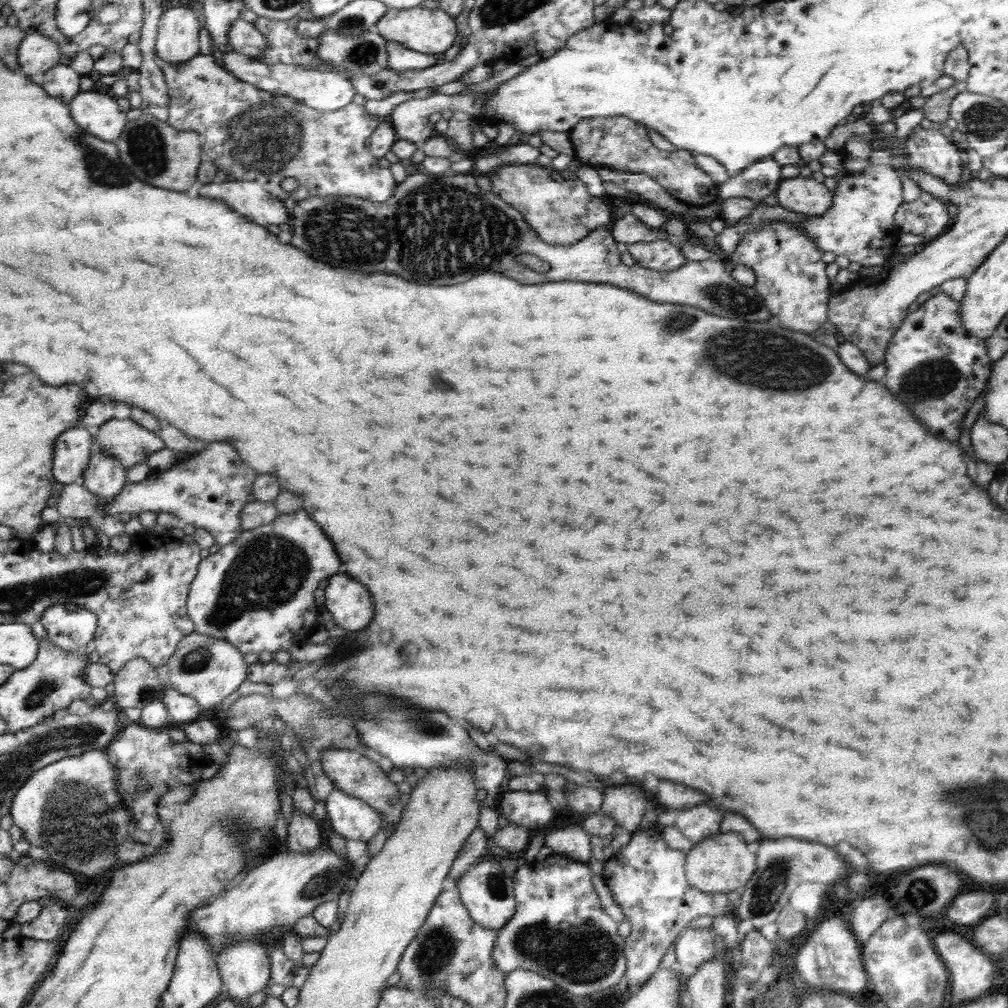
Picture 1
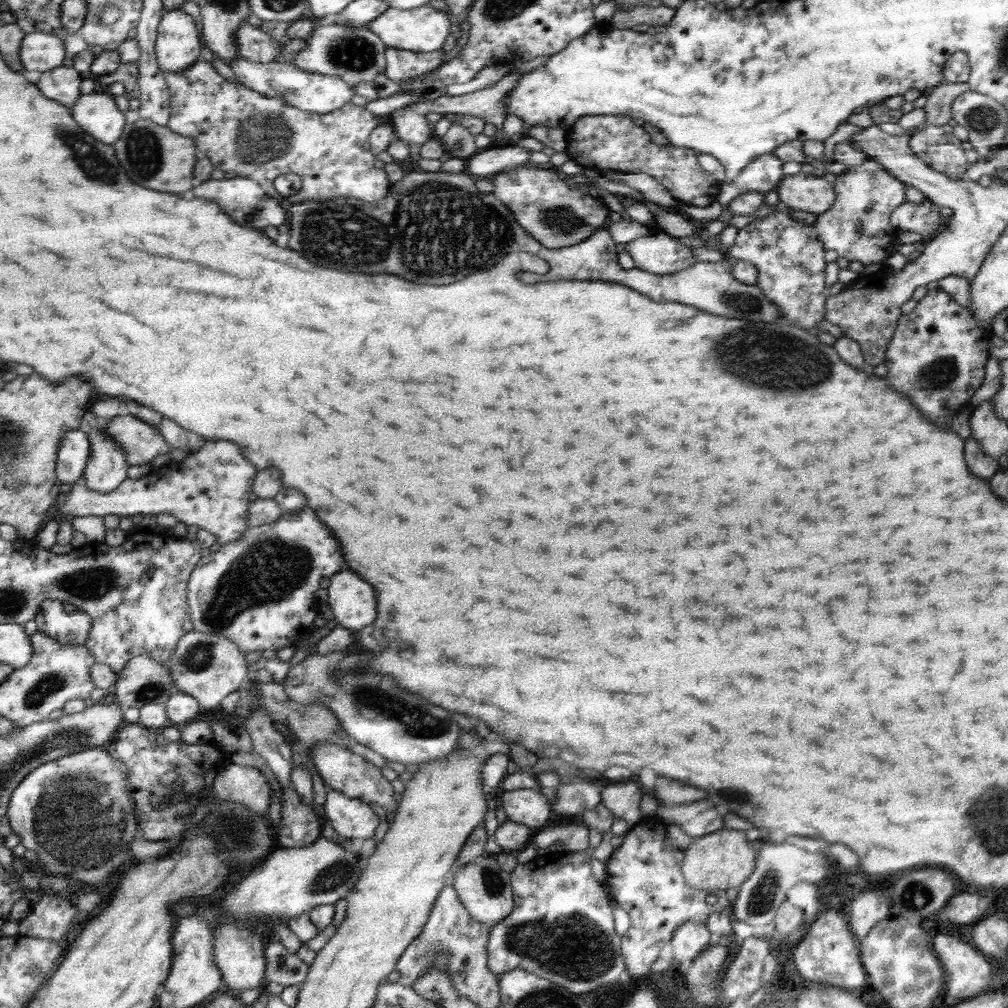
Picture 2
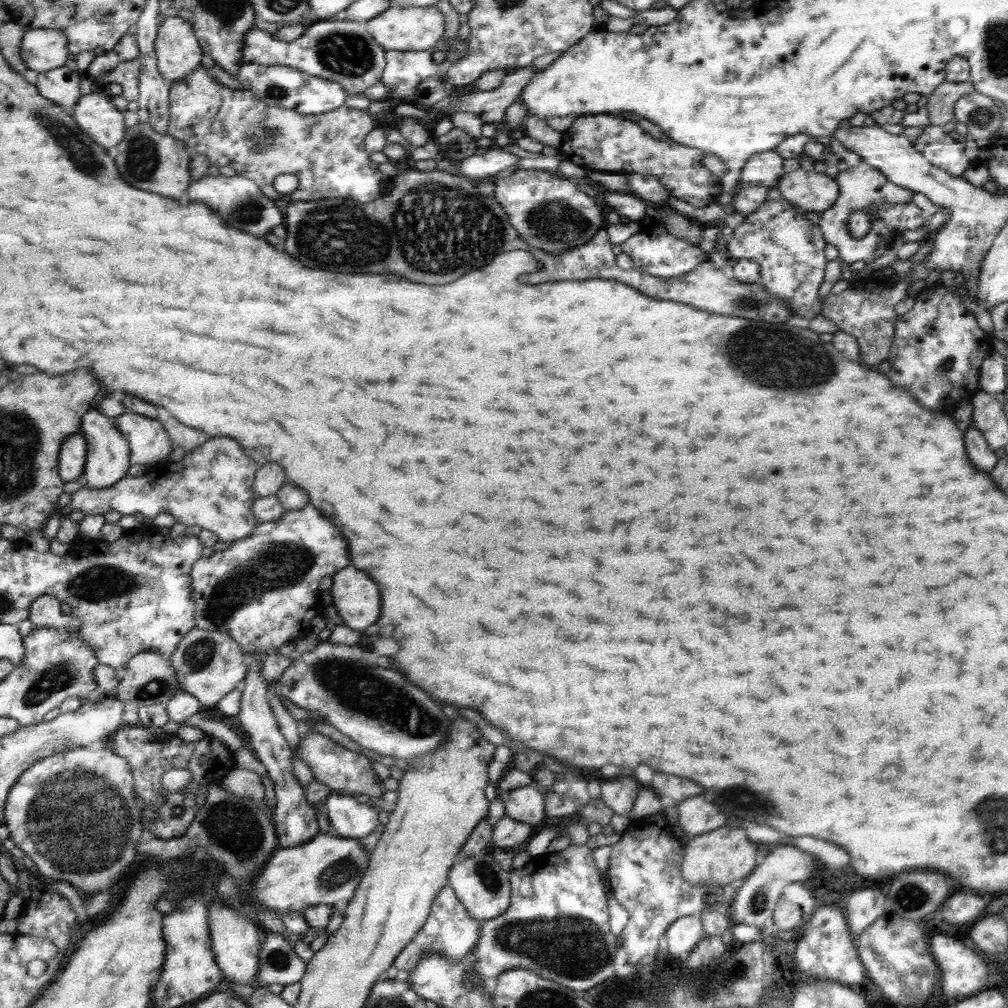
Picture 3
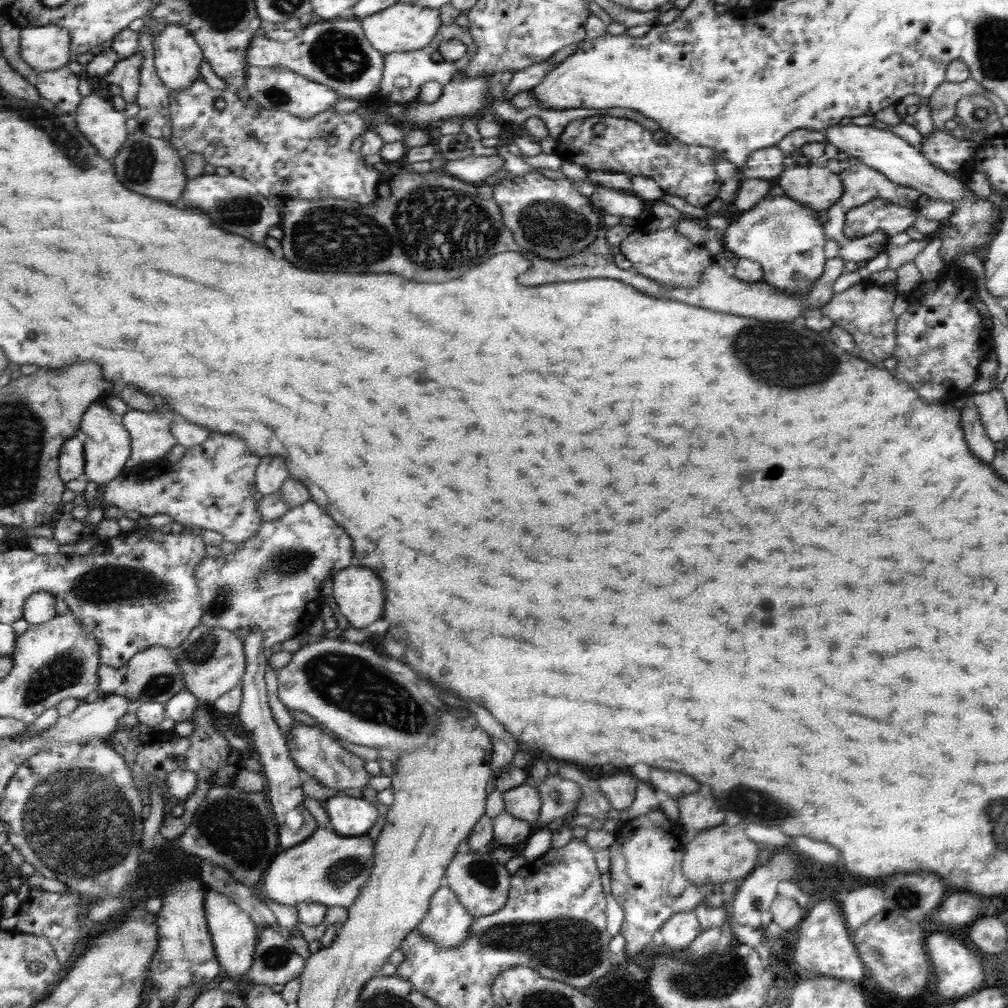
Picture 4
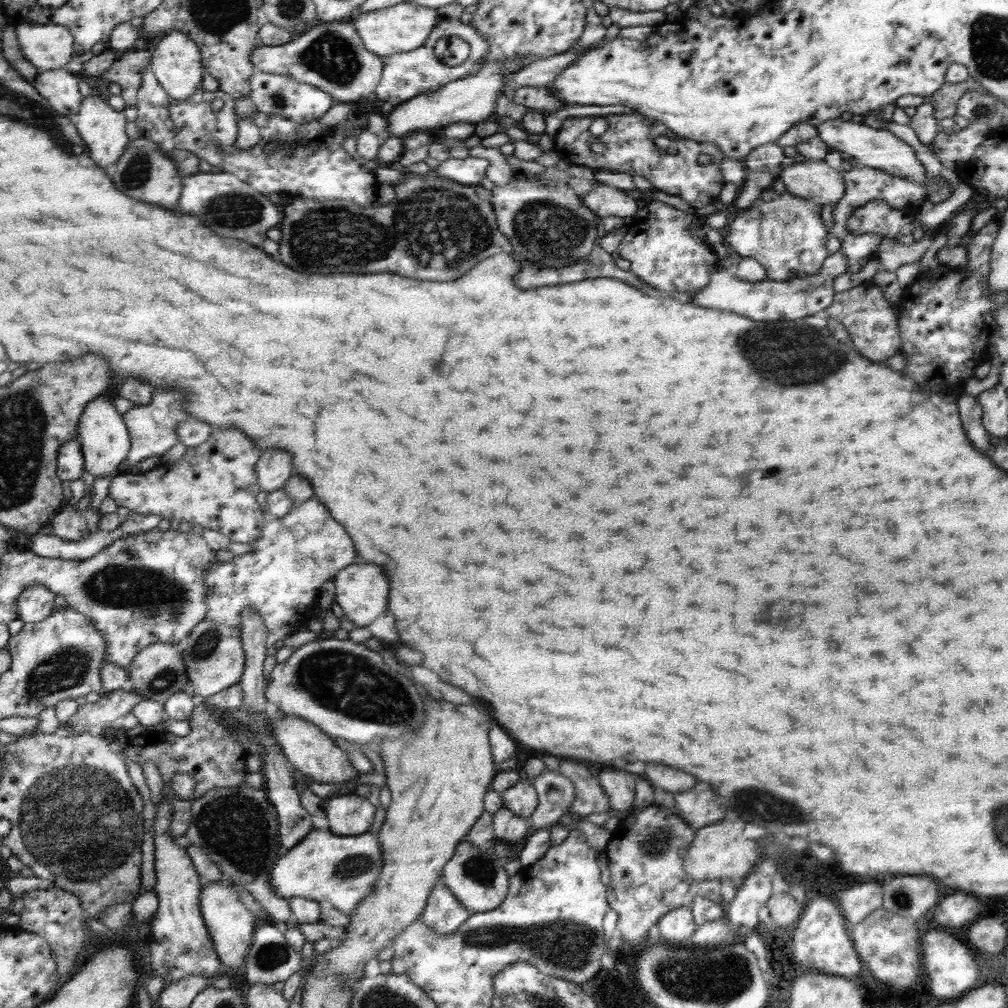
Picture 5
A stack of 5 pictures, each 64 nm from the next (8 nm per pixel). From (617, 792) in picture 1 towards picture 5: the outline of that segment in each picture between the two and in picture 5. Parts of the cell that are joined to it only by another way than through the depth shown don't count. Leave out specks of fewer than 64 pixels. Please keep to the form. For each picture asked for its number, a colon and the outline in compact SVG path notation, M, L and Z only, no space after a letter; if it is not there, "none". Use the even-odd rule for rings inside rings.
2: M613 782L609 786L599 788L601 792L601 804L615 814L615 818L621 818L627 822L627 826L635 826L643 816L639 810L639 802L643 798L641 784L633 782Z
3: M605 778L601 780L601 792L603 802L607 804L607 808L613 810L613 814L629 816L639 792L639 782L631 778Z
4: M607 774L599 778L599 788L603 790L603 796L609 800L611 808L627 810L635 798L637 782L639 780L629 774Z
5: M601 770L599 772L599 784L609 796L611 808L617 812L623 812L633 808L635 800L635 774L623 772L623 770Z

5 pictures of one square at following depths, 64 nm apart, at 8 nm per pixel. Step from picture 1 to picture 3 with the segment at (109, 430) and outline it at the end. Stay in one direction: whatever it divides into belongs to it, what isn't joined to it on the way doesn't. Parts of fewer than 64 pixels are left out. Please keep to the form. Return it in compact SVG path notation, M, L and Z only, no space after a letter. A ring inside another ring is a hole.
M129 412L119 416L115 422L131 444L131 464L155 466L169 462L167 456L175 448L175 442L167 434L167 428L161 418L153 420Z

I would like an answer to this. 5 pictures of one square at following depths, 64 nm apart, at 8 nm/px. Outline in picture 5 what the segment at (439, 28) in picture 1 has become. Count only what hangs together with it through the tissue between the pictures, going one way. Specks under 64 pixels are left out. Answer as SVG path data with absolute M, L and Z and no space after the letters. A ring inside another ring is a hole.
M403 2L385 10L373 10L367 14L361 12L353 22L363 42L367 44L367 48L379 54L381 58L387 58L401 52L423 48L431 38L431 34L435 32L439 20L441 20L441 14L435 8L425 8L423 4L415 4L415 2Z

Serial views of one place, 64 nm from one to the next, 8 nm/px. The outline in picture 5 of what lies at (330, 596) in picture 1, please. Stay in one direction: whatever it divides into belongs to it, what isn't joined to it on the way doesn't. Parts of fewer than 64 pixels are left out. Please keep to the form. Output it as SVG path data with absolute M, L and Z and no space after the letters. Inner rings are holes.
M351 564L343 568L343 572L335 578L337 584L337 604L343 608L345 616L357 626L357 628L369 628L379 620L379 616L387 616L389 612L389 580L381 566L377 564Z

